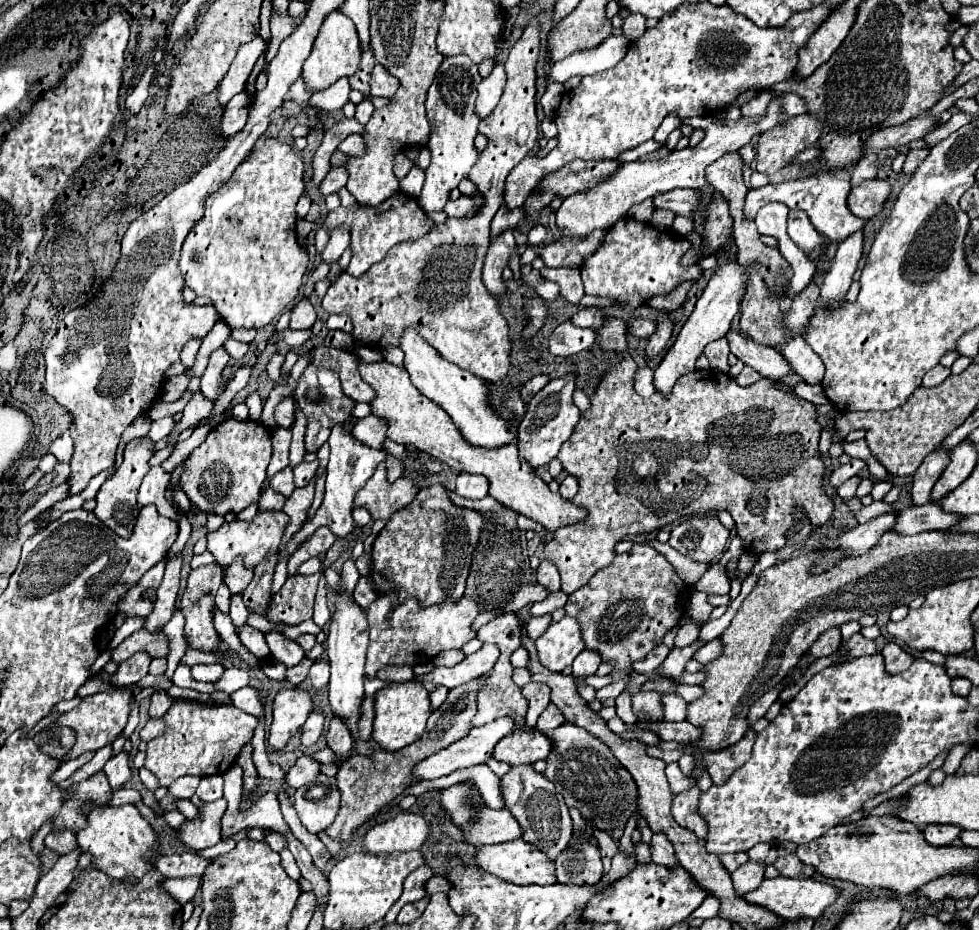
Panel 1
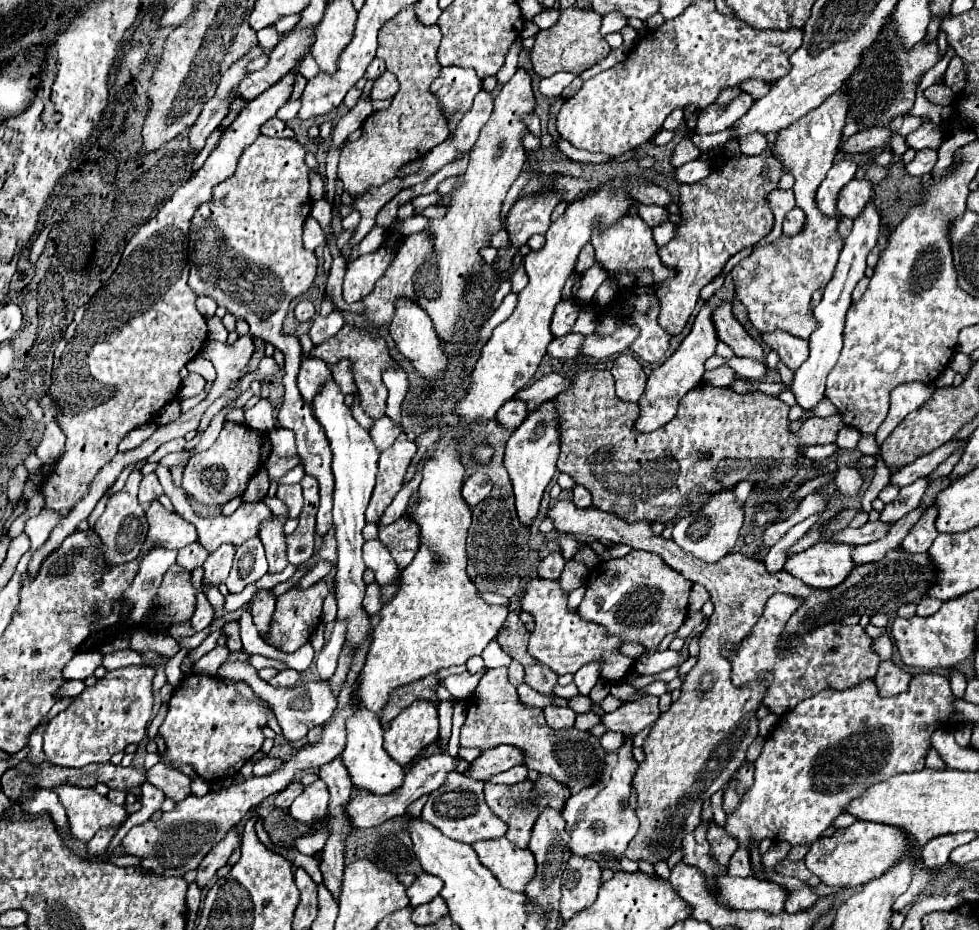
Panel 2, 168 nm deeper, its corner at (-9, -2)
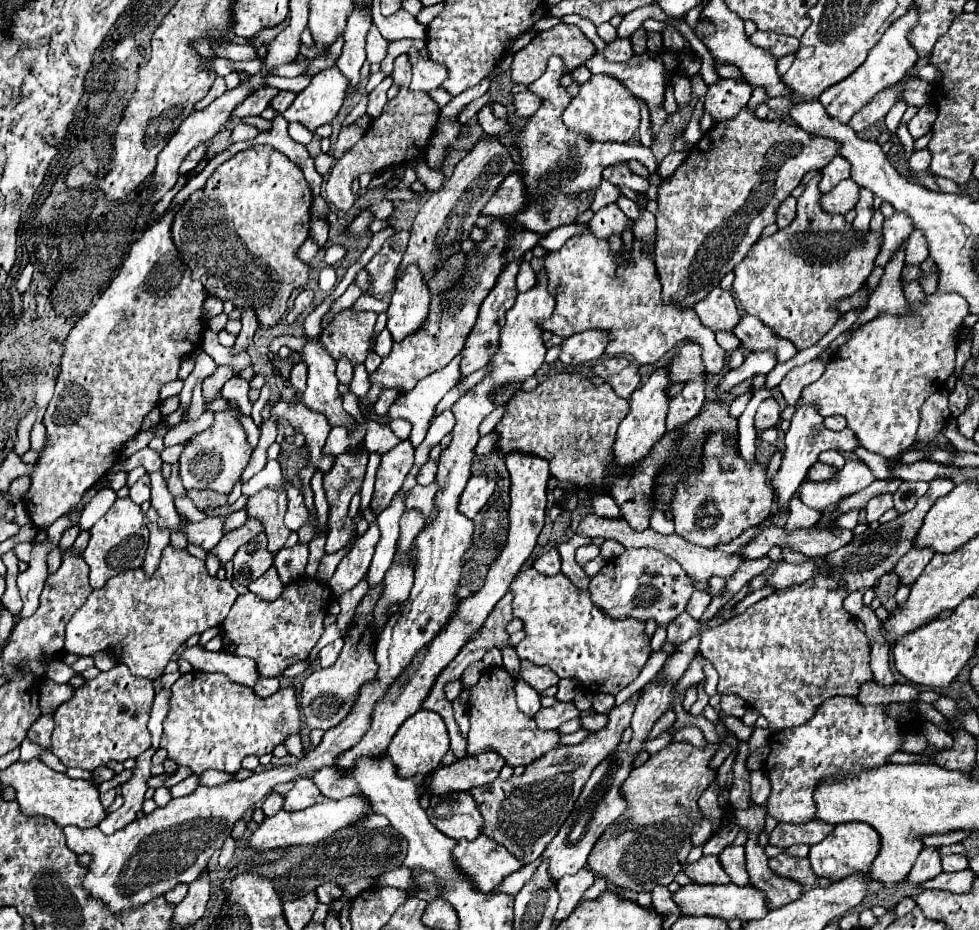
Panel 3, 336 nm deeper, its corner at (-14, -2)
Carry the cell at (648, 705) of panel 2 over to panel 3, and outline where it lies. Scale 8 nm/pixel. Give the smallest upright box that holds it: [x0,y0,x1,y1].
[583,713,607,731]

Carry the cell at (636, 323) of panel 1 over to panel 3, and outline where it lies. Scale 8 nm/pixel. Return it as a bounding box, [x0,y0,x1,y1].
[561,331,607,365]

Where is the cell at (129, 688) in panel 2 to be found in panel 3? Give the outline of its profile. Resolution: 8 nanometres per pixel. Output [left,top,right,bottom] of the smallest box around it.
[51,663,153,771]

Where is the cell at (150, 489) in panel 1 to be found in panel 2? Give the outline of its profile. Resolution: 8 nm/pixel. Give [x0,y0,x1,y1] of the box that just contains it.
[138,473,164,507]

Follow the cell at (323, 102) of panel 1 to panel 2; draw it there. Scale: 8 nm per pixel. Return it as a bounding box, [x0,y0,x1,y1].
[276,99,301,122]

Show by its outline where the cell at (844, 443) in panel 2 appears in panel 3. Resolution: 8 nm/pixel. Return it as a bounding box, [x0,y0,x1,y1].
[853,447,893,479]

